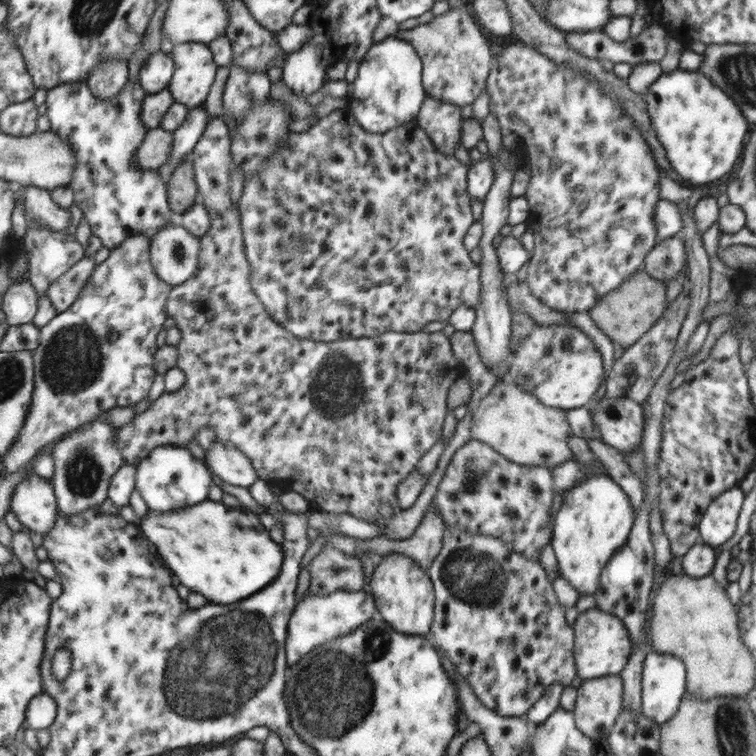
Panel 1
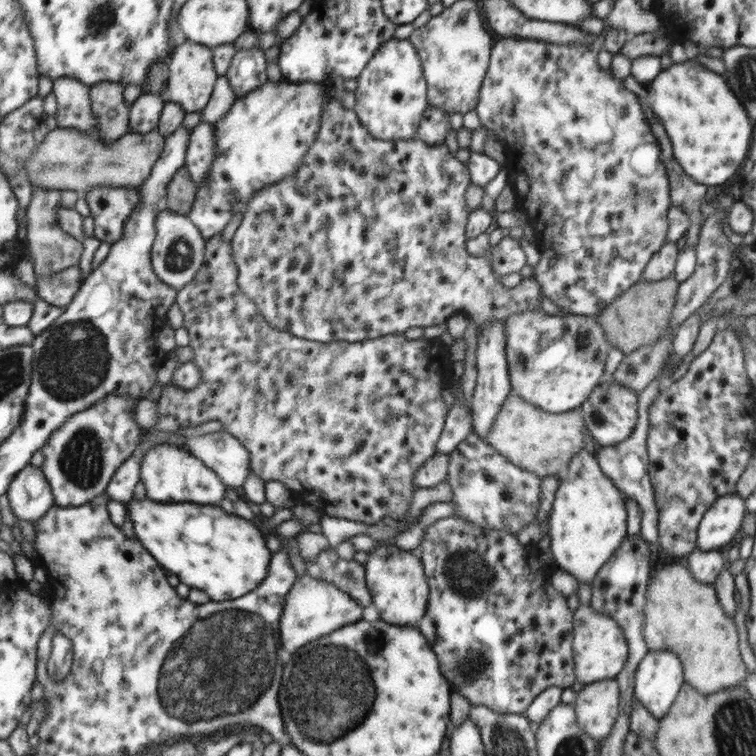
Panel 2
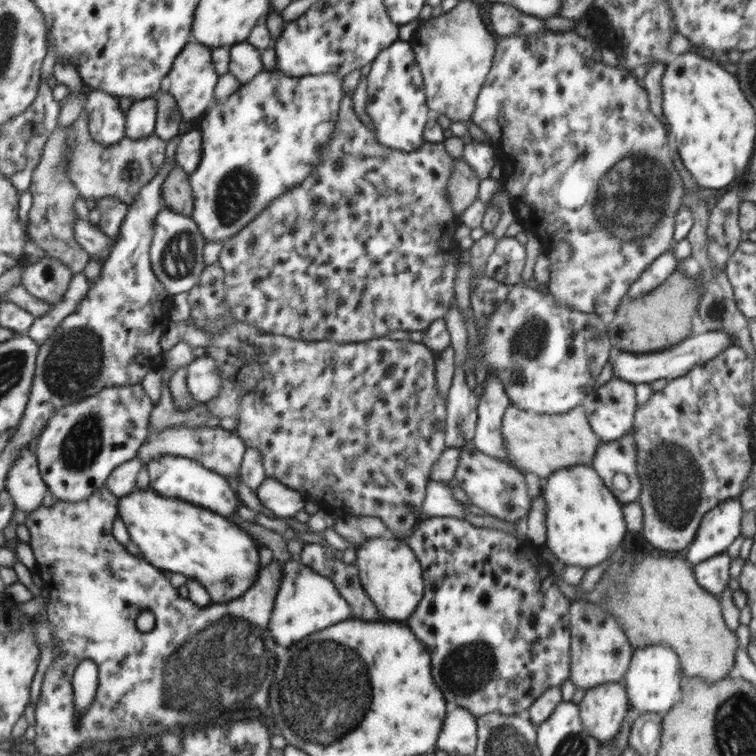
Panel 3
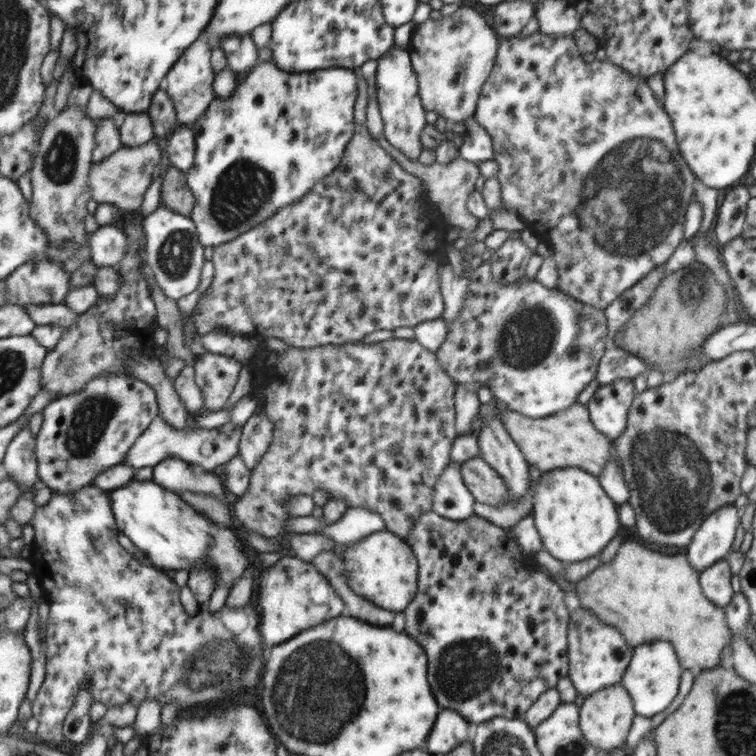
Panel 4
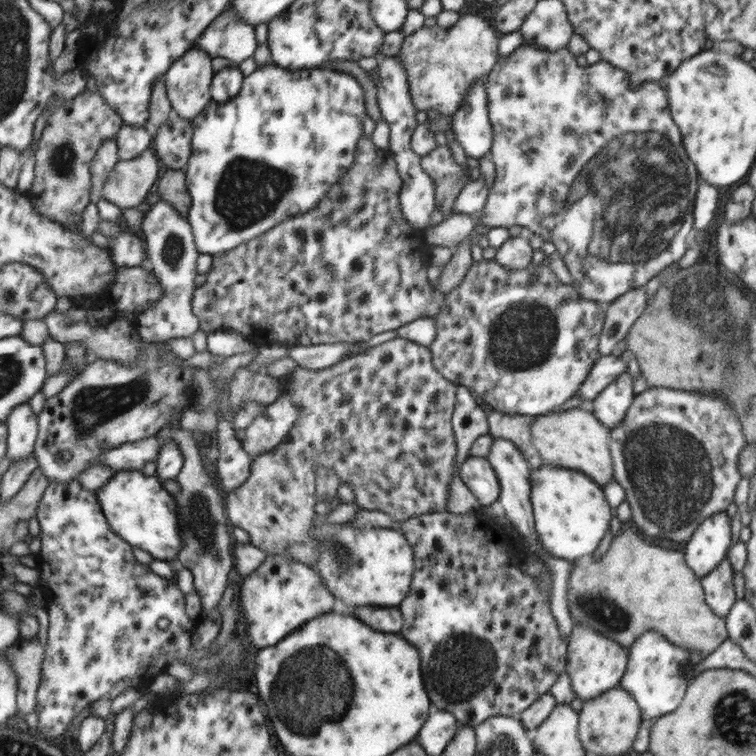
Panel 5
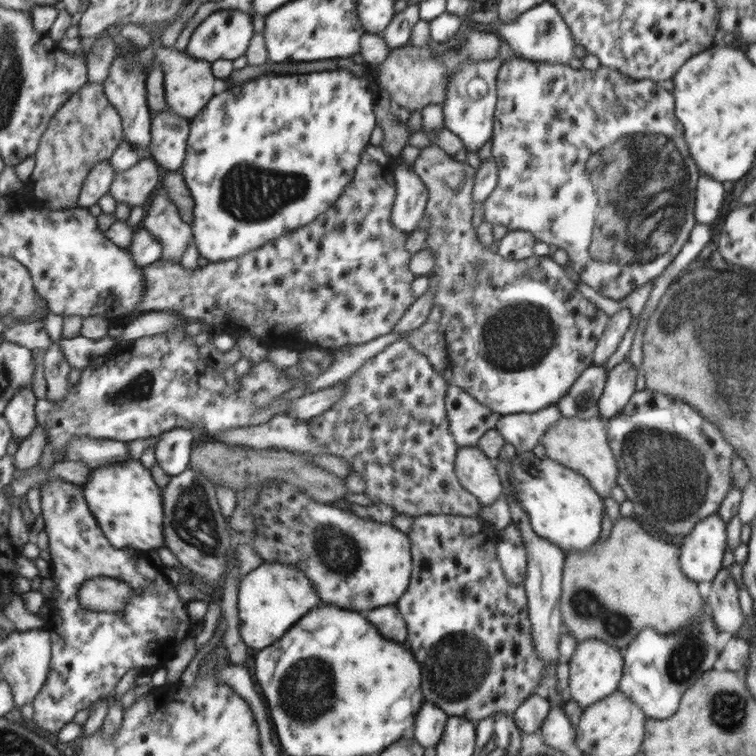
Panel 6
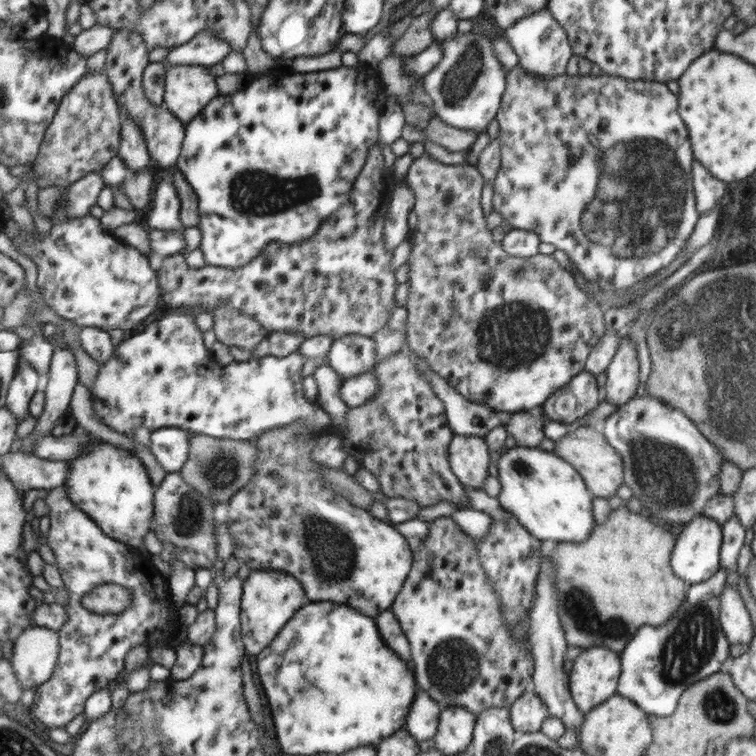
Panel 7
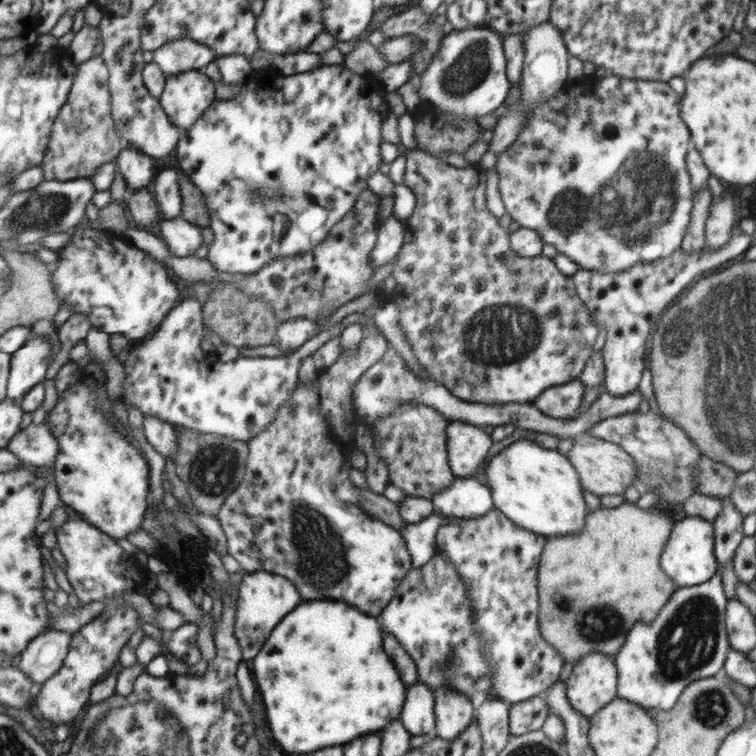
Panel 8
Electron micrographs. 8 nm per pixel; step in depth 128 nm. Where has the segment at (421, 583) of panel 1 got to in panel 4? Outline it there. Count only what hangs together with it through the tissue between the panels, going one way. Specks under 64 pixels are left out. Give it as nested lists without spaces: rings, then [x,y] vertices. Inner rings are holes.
[[[384,530],[341,547],[340,557],[346,568],[347,586],[357,596],[394,614],[402,613],[406,606],[411,605],[417,592],[418,563],[412,547],[405,539]]]

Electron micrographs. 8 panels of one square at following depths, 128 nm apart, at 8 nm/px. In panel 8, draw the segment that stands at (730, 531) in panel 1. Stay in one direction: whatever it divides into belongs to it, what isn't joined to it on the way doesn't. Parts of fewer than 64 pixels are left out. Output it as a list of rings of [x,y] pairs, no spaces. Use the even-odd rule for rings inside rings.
[[[686,516],[676,521],[671,538],[662,556],[663,570],[670,575],[676,587],[692,587],[711,581],[719,570],[719,562],[715,557],[715,526],[713,521],[700,517]]]

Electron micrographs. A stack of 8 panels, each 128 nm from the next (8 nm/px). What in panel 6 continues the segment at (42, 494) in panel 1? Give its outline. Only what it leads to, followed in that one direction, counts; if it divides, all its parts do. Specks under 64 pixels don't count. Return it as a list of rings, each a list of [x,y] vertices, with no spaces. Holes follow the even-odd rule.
[[[26,385],[8,405],[6,418],[12,425],[16,440],[24,442],[32,433],[39,428],[39,416],[37,414],[37,404],[40,398],[34,390],[35,385]]]

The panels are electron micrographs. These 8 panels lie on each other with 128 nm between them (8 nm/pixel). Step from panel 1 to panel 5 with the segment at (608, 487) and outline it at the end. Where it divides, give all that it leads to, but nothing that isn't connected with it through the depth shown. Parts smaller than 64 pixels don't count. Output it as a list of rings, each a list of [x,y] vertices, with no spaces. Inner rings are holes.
[[[542,464],[530,471],[535,529],[540,543],[557,560],[574,562],[580,556],[592,554],[610,526],[610,506],[604,500],[600,485],[583,471]]]

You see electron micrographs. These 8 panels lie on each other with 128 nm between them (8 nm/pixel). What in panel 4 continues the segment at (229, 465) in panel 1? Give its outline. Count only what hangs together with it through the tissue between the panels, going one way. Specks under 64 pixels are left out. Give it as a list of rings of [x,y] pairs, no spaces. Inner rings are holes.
[[[162,414],[151,424],[151,428],[136,441],[128,454],[128,464],[134,468],[148,468],[148,466],[158,466],[164,459],[178,457],[187,460],[189,463],[196,463],[202,466],[203,470],[213,471],[239,454],[239,442],[241,439],[242,427],[234,423],[228,423],[214,430],[193,428],[190,432],[176,430],[174,426],[166,422]]]

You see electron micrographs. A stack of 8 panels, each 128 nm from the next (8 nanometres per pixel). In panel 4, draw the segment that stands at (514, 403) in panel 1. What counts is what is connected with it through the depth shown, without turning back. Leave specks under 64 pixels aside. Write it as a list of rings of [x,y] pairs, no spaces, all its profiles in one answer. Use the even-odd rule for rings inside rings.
[[[577,401],[571,408],[551,414],[550,417],[532,418],[518,411],[507,410],[501,420],[512,440],[524,453],[528,466],[532,464],[542,473],[566,467],[580,467],[582,470],[600,474],[611,460],[614,441],[600,433],[591,421],[590,408]]]

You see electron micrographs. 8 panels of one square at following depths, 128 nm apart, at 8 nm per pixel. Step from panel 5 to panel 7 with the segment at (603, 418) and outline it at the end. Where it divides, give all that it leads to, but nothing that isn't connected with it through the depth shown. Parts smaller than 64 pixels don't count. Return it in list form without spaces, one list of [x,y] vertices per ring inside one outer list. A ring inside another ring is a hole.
[[[623,333],[619,352],[608,366],[606,383],[602,390],[604,399],[618,406],[626,405],[638,390],[638,352],[630,335]]]

